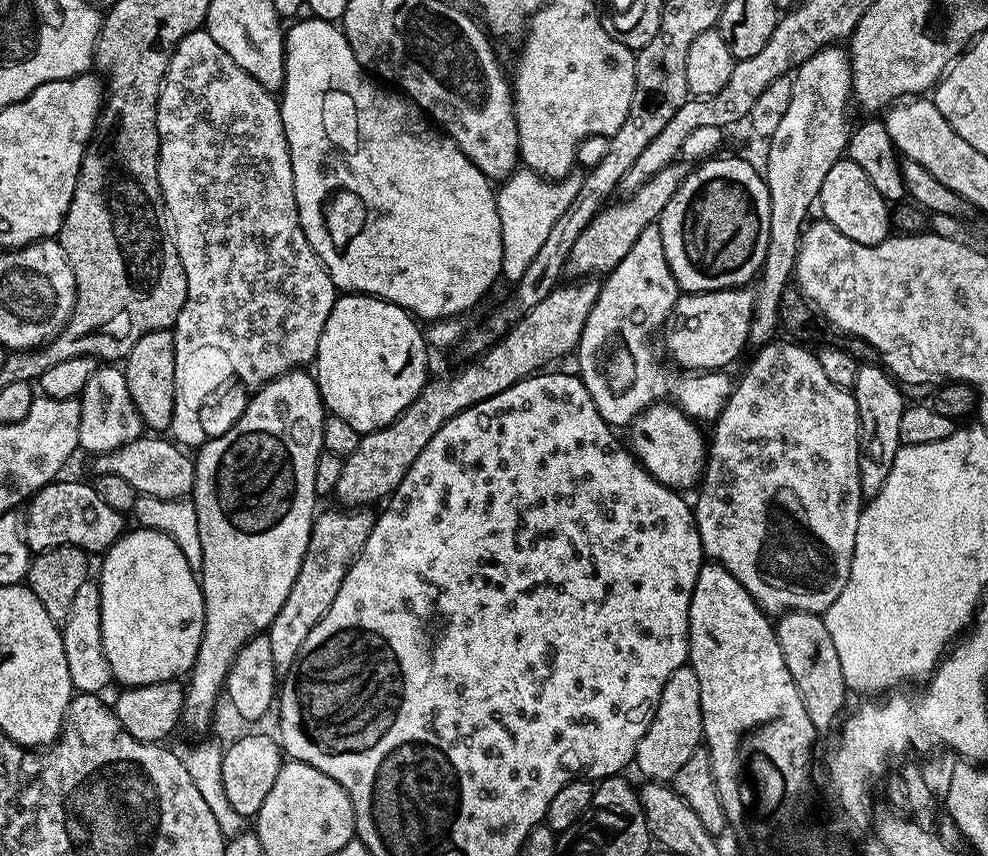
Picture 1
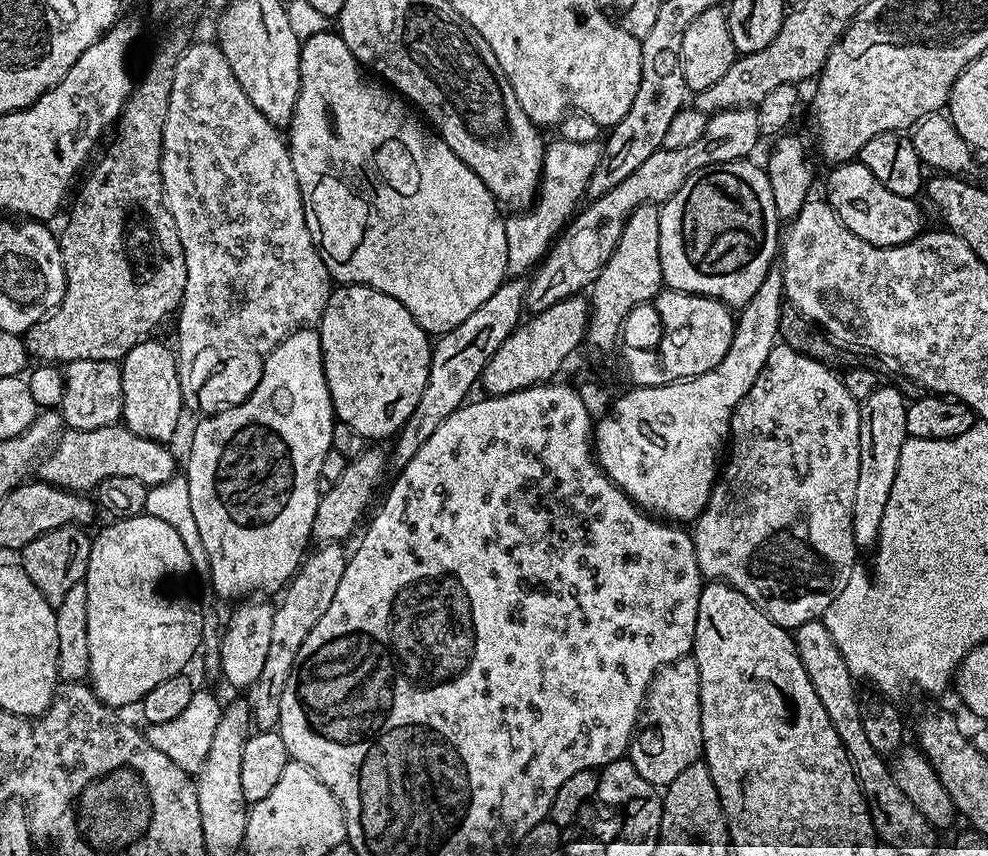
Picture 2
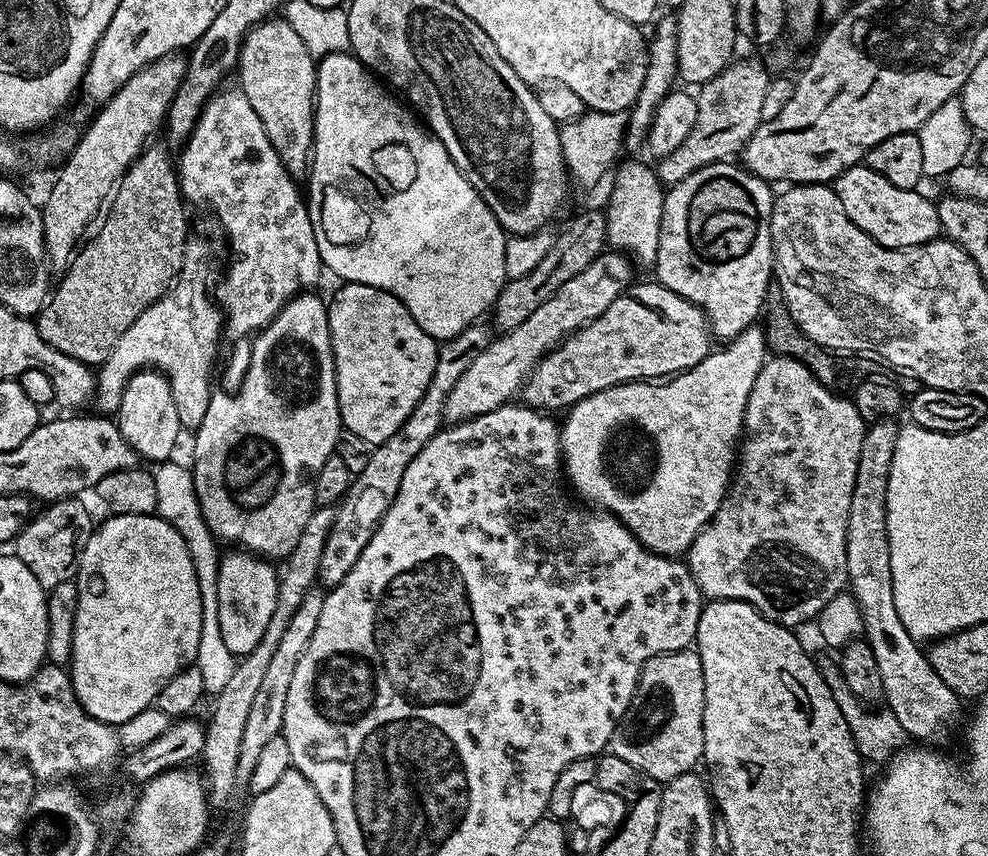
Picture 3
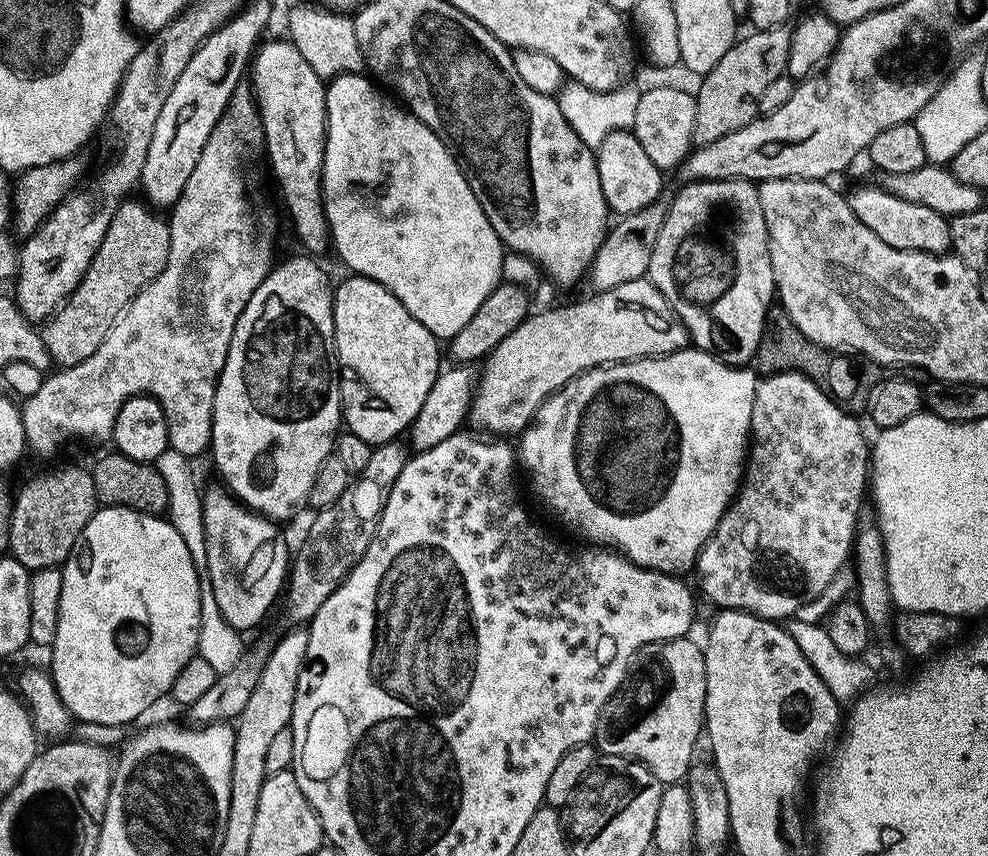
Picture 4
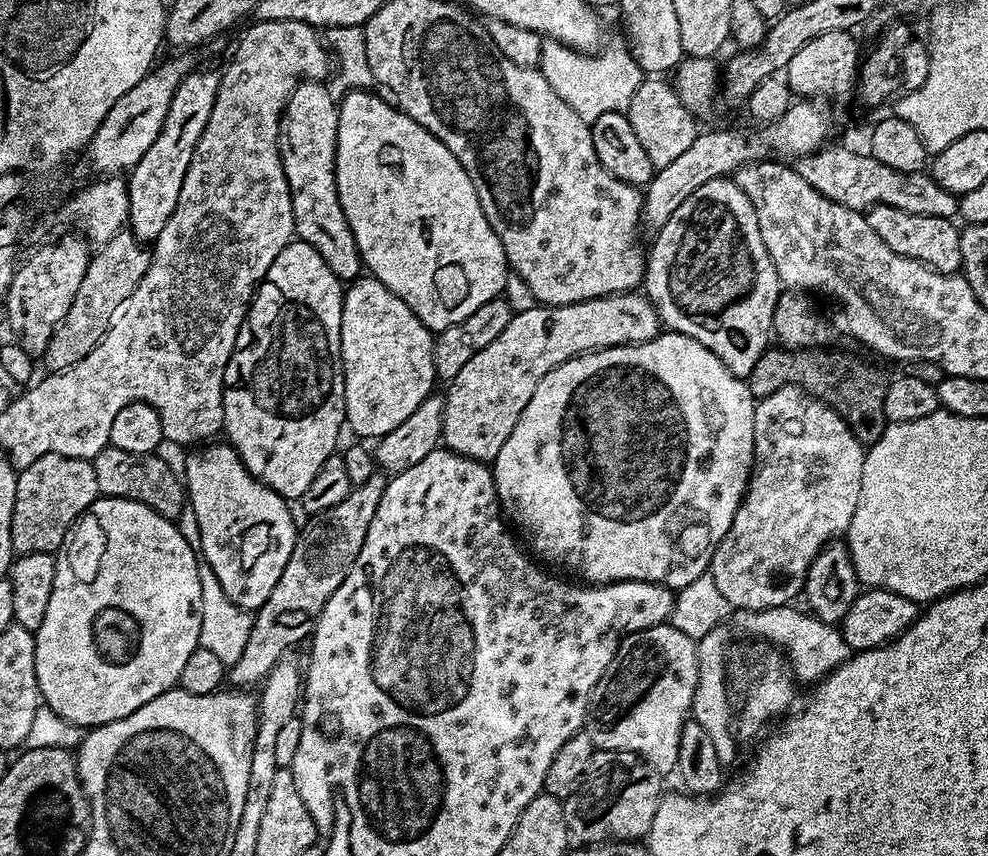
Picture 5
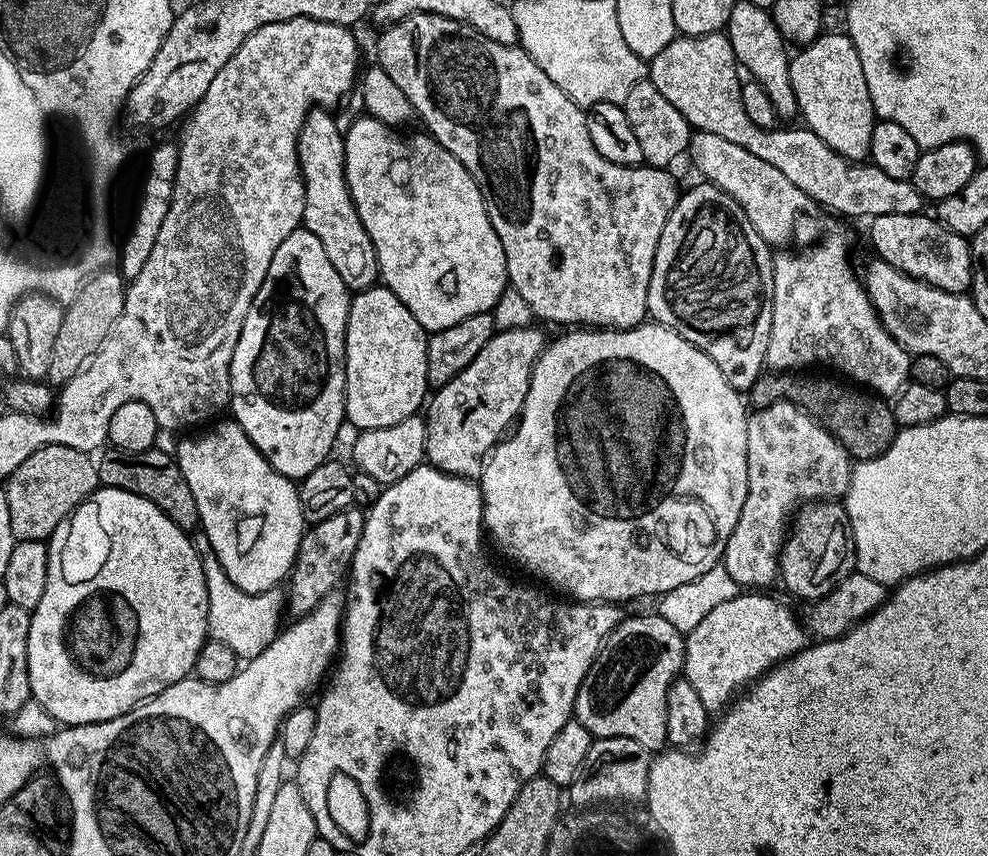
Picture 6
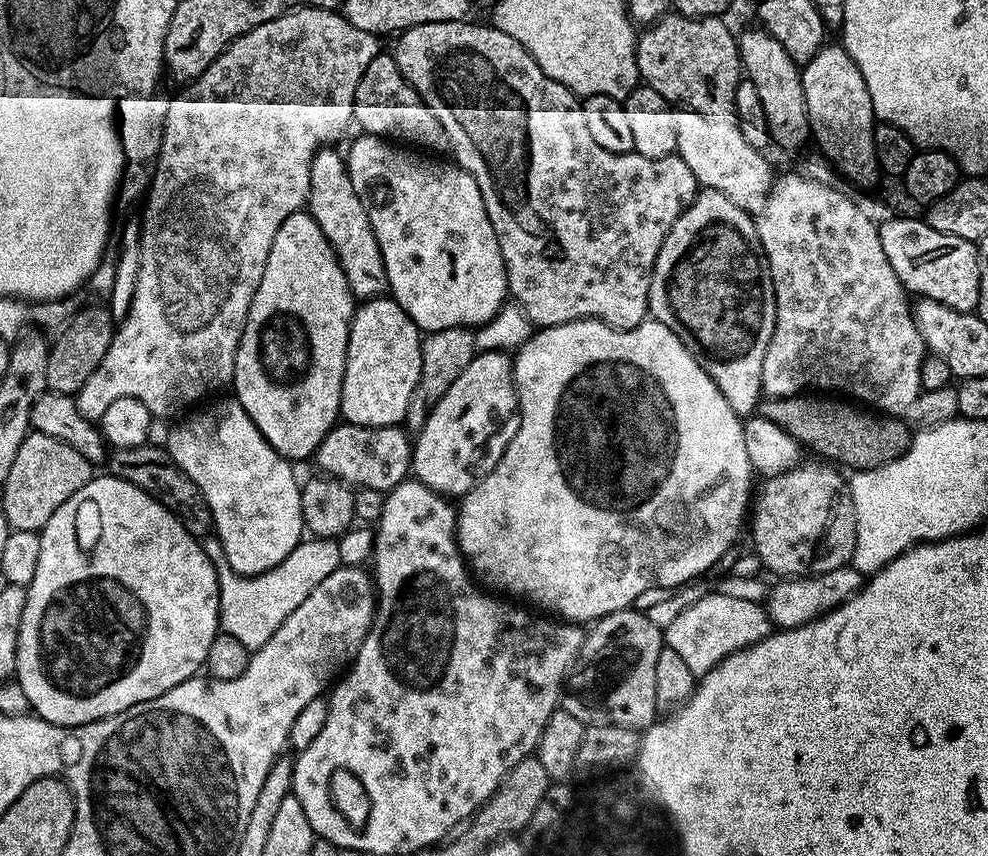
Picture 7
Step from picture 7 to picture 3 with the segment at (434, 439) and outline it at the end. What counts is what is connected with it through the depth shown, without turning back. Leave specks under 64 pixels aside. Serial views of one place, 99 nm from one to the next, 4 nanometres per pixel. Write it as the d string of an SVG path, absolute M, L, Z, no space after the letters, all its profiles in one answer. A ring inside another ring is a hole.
M659 282L651 283L633 283L628 291L614 298L614 302L610 302L610 306L606 306L606 310L598 314L598 318L571 332L561 344L557 344L552 351L546 353L524 382L523 403L537 410L567 410L582 398L598 394L598 390L628 384L631 380L656 382L661 378L671 378L677 372L690 370L698 366L698 362L705 360L714 340L710 335L708 319L704 317L703 310L691 304L686 298L674 294L674 290L670 290L666 285Z

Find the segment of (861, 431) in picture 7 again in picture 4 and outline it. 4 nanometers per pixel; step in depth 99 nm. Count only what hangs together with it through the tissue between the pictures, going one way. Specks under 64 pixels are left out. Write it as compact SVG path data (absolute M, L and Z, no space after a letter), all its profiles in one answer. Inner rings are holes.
M779 306L769 308L766 314L762 338L754 357L754 368L764 376L773 376L776 372L801 372L832 397L840 408L853 414L863 413L867 409L868 398L865 393L874 390L874 386L878 386L878 382L886 376L885 369L873 360L858 355L849 358L810 342L806 334L796 329L786 310Z

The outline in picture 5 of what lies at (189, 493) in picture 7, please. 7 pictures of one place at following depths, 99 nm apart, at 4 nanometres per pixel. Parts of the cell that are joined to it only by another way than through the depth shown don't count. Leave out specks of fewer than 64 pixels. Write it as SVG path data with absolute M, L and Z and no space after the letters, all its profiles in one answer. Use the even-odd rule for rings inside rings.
M109 446L93 456L91 461L94 475L98 478L100 496L142 502L142 506L150 506L150 510L173 522L179 521L180 515L184 513L186 489L181 473L170 470L170 466L166 466L166 462L162 462L155 452L130 454L126 450Z

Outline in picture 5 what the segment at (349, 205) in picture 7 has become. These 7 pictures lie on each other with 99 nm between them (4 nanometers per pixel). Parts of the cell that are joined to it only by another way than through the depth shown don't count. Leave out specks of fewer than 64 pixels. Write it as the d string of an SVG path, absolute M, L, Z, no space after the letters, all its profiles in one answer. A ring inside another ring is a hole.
M319 80L300 83L290 94L280 116L280 157L290 186L295 235L322 254L322 262L334 270L340 281L352 282L361 275L362 261L358 242L354 240L350 222L338 198L336 143L339 113L327 83Z

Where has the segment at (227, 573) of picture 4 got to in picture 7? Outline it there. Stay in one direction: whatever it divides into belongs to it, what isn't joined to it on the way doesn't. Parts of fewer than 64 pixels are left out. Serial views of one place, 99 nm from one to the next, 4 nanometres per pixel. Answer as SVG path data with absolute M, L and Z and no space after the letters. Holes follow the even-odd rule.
M216 390L197 399L187 410L179 413L164 432L163 452L178 462L182 470L198 486L206 498L212 515L214 534L222 542L226 562L240 576L257 576L282 562L290 550L299 546L305 535L300 501L301 481L296 481L293 461L284 455L254 422L254 414L246 410L242 398L232 390Z

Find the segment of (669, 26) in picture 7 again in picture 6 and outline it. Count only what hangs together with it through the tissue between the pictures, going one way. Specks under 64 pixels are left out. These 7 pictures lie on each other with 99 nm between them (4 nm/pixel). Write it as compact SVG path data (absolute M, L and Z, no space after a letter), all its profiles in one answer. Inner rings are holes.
M723 31L711 32L705 36L681 36L677 35L674 40L650 60L646 68L647 79L652 81L654 86L658 86L658 91L666 97L674 106L674 110L678 110L678 114L682 114L682 118L686 118L686 122L691 124L693 129L709 132L710 134L718 134L718 138L726 138L726 142L735 142L736 145L742 146L742 150L750 150L750 154L762 158L762 162L770 162L770 166L775 166L777 170L785 176L789 182L794 182L794 186L798 186L798 190L802 190L802 194L806 194L812 199L813 205L829 208L832 212L837 212L840 216L865 216L871 218L873 216L881 216L882 214L914 214L920 212L925 207L926 201L922 193L918 191L911 180L903 180L902 178L890 178L890 174L885 174L882 170L878 170L878 166L874 166L870 162L857 162L855 160L847 160L834 150L830 150L830 146L826 146L826 142L822 142L822 138L818 138L818 134L811 132L807 126L799 126L800 128L783 128L777 126L775 128L763 128L762 126L754 126L754 121L746 114L746 106L742 106L742 72L736 62L736 55L730 46L727 35Z

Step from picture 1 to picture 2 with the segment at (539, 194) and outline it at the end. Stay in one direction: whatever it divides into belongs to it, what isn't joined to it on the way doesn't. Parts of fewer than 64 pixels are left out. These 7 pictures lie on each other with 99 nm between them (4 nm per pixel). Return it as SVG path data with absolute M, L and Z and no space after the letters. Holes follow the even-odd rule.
M559 138L553 139L547 145L544 154L544 170L542 173L545 181L560 180L548 188L549 200L541 199L531 210L512 214L505 219L506 230L506 258L508 259L507 275L520 278L531 273L544 259L545 252L552 247L552 241L564 231L566 221L569 219L568 203L571 200L585 199L590 174L594 174L594 166L598 166L601 145L596 142L570 142Z

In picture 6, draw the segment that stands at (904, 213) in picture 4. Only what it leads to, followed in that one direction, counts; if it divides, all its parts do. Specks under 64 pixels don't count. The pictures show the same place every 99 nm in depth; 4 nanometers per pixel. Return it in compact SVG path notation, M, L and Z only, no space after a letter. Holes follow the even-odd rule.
M915 212L871 217L875 255L915 280L925 280L930 286L947 292L967 293L972 286L972 250L969 241L954 234L954 230L931 215L924 215Z

